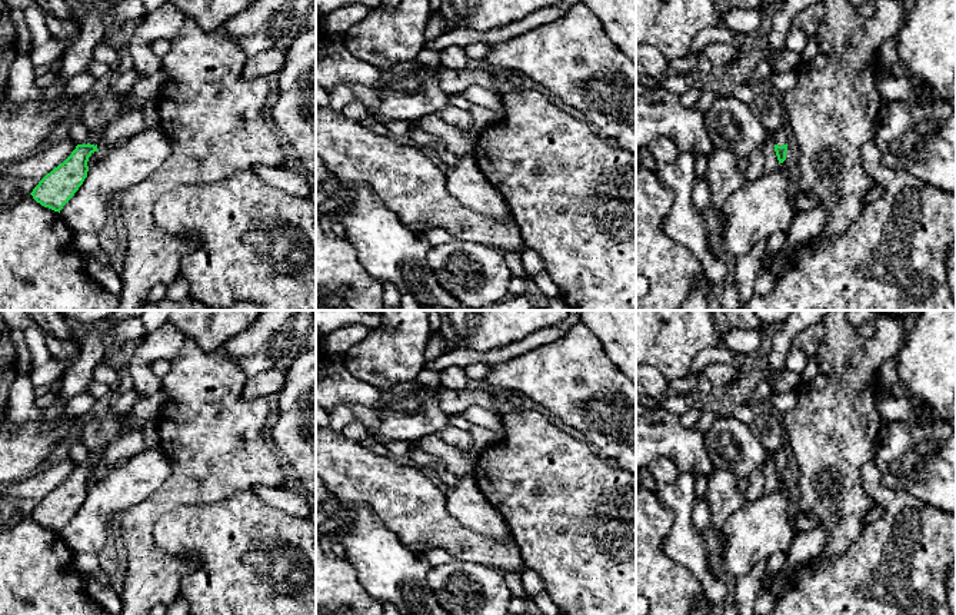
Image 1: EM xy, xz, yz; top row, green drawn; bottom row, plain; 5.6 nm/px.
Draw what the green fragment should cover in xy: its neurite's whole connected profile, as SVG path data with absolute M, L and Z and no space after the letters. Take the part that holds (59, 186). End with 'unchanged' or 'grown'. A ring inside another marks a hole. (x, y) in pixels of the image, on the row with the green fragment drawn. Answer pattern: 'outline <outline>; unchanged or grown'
outline M106 127L90 130L89 143L77 144L63 163L39 182L30 193L37 203L60 213L87 177L89 157L99 152L97 143Z; grown

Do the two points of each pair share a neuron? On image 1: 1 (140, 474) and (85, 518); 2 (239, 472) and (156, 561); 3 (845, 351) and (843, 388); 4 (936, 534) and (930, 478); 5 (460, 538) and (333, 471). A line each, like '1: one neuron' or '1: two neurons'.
1: one neuron
2: one neuron
3: one neuron
4: two neurons
5: one neuron

